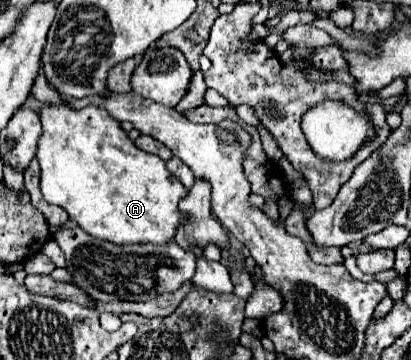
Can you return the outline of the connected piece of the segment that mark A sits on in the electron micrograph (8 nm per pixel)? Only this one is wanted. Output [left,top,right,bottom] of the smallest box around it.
[37,104,187,246]

